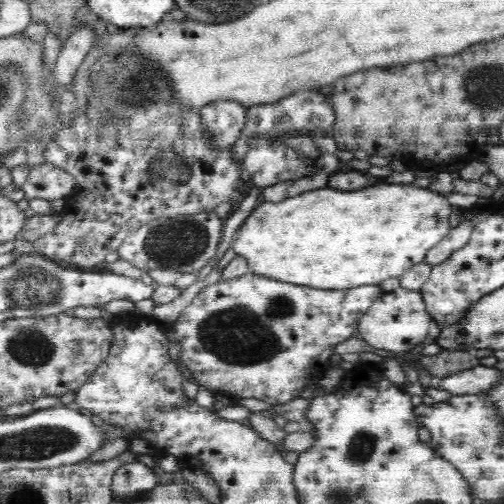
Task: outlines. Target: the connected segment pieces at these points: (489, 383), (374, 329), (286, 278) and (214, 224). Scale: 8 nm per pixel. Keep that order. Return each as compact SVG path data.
M477 367L465 370L446 378L434 378L434 390L446 390L452 396L468 396L488 391L496 385L500 372L495 367Z
M398 287L390 294L384 292L374 301L374 304L362 316L358 331L360 337L370 346L402 353L412 351L416 345L421 344L428 334L431 319L420 291Z
M380 182L370 188L366 188L366 190L360 189L358 192L344 192L344 190L325 186L306 191L299 196L294 196L294 198L286 198L282 200L282 202L266 202L260 200L256 208L236 231L233 236L233 240L235 241L230 244L230 246L232 245L232 250L236 252L236 257L242 257L242 260L246 261L246 265L250 267L250 273L258 275L258 277L315 289L348 290L348 288L356 288L356 286L362 286L362 284L379 285L382 280L388 280L388 278L392 278L392 276L402 276L404 270L408 270L408 268L420 264L424 260L428 250L436 246L452 229L449 225L451 215L452 207L442 195L428 188L413 187L411 184L394 185L387 182Z
M214 211L200 214L160 217L142 224L131 232L119 246L119 258L144 271L199 272L214 257L223 236L224 222Z

